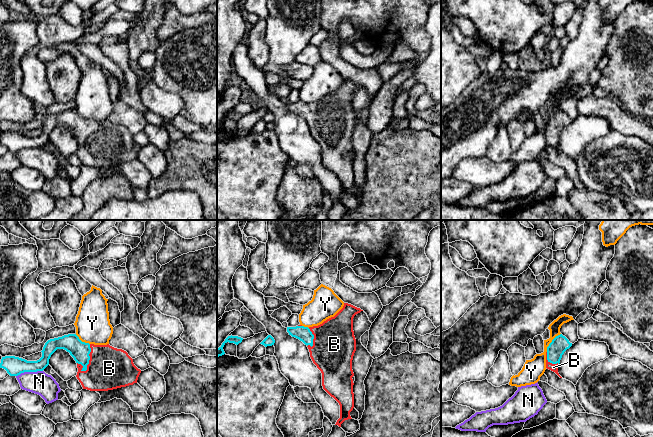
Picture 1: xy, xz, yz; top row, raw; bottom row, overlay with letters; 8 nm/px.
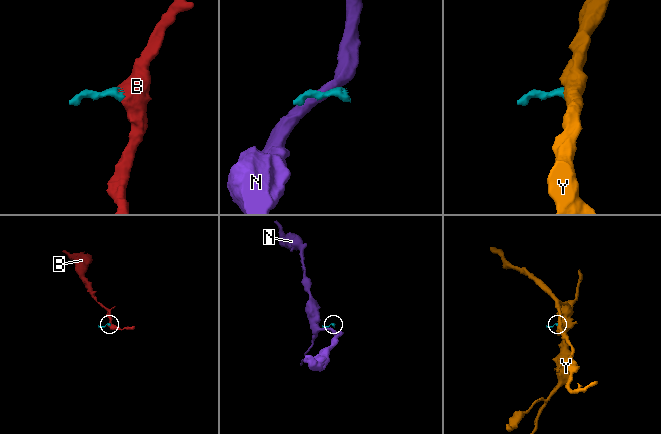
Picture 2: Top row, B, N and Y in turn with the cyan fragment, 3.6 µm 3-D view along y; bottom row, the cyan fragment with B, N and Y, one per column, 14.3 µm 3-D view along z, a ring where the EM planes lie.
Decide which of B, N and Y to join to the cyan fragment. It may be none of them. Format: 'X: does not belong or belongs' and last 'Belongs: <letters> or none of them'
B: belongs
N: does not belong
Y: does not belong
Belongs: B

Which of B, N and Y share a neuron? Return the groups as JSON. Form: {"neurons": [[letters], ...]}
{"neurons": [["B"], ["N"], ["Y"]]}

